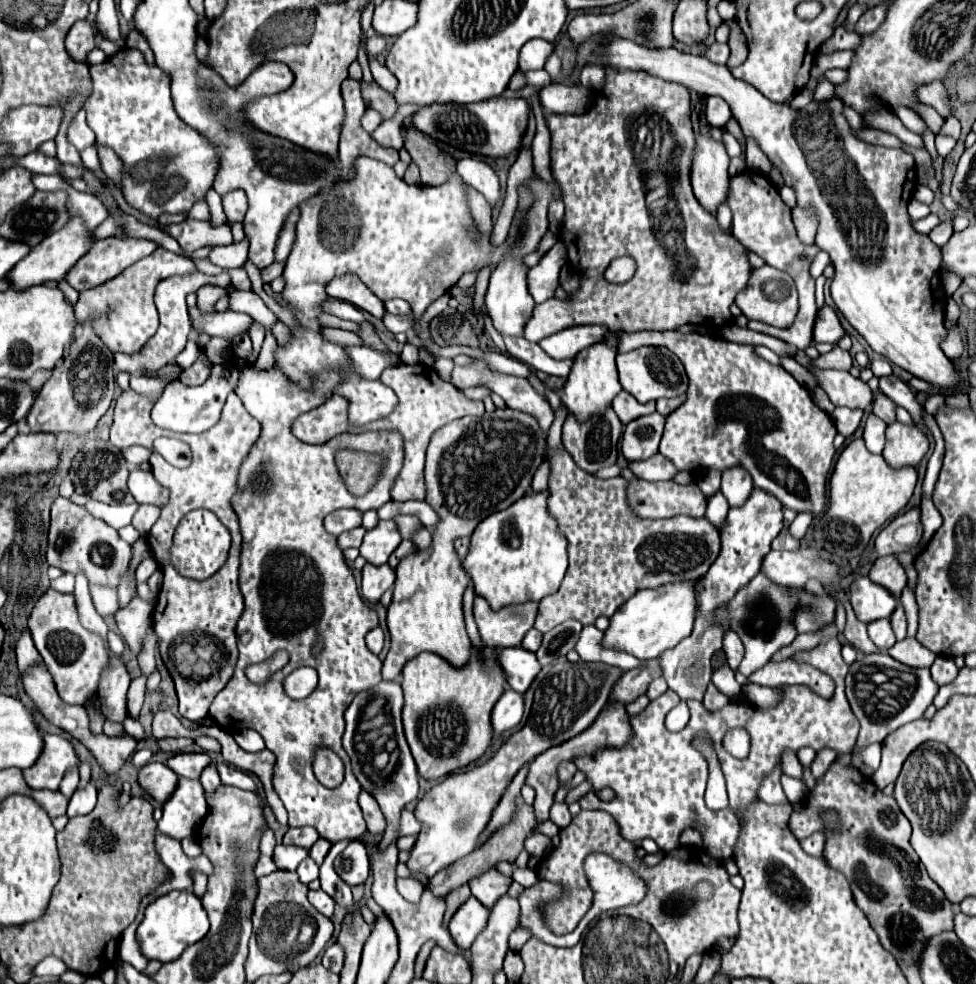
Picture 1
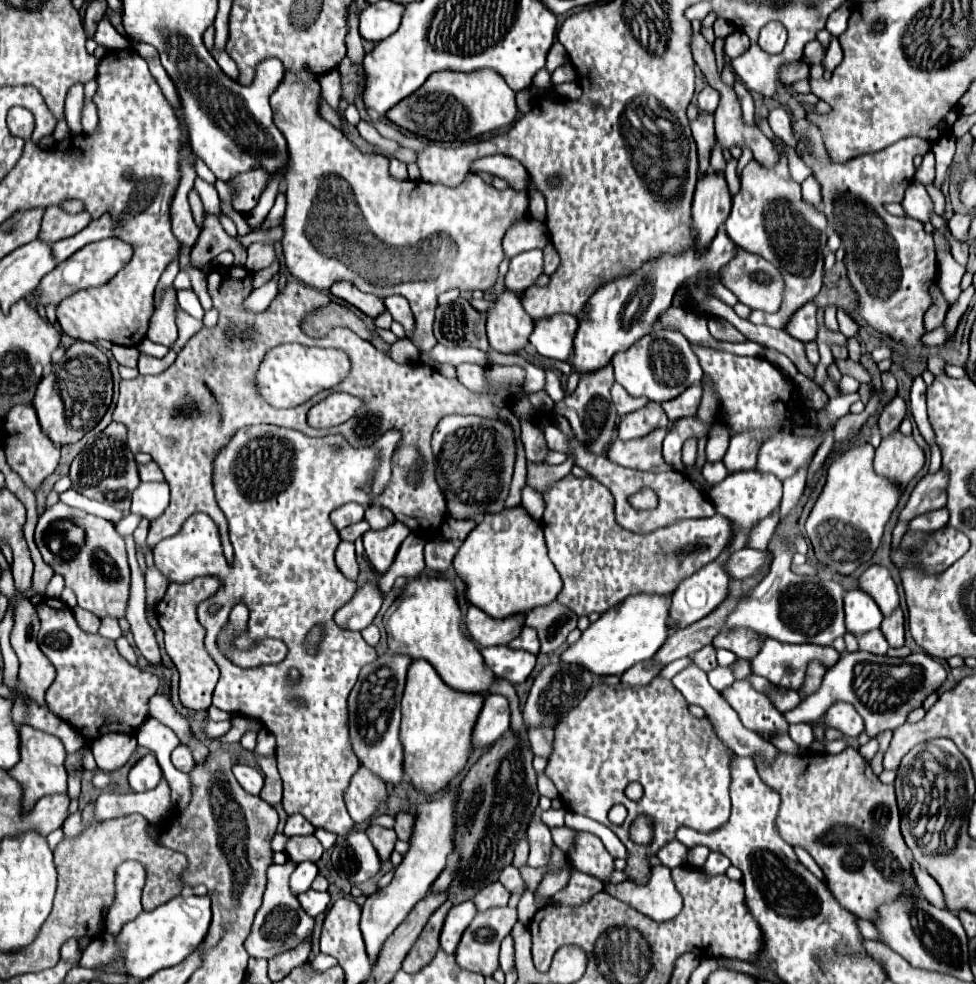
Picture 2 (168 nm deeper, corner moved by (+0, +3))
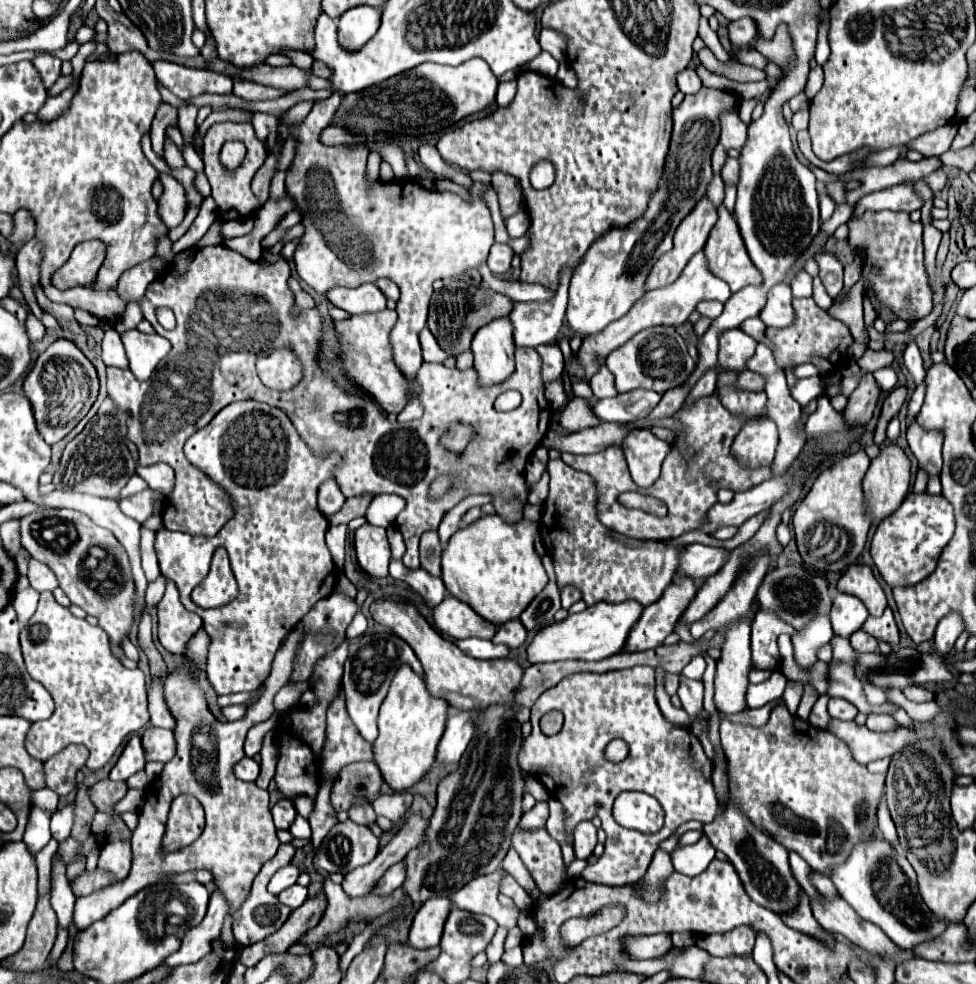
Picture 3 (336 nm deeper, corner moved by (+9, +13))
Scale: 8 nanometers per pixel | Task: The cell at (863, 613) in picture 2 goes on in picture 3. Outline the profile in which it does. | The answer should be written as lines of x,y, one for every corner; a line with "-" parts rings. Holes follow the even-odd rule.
839,593
835,597
833,609
831,609
831,625
835,635
851,637
855,631
861,629
867,617
869,617
869,611
857,597
845,595
845,593

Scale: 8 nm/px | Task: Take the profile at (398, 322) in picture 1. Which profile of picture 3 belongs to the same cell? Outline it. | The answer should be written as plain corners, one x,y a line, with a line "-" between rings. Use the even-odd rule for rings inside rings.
383,309
379,313
369,315
353,315
343,321
333,321
337,341
339,341
339,361
345,369
347,379
357,385
365,395
369,395
385,413
401,413
407,405
407,381
401,371
393,363
390,332
397,321
397,313
391,309

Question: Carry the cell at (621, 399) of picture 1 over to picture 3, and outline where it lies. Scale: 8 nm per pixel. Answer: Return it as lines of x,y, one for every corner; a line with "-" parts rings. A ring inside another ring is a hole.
601,365
601,371
597,371
597,375
593,375
593,377
589,379
589,387
593,389
593,395
595,395
597,399
615,397
615,395
617,395
613,373
611,373
605,365

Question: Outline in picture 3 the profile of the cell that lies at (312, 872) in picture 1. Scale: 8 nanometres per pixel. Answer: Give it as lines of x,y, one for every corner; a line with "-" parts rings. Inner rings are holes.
295,863
285,865
283,869
279,869
279,871
271,877
271,881
269,881
269,885
267,885
267,891
273,893
273,895
279,895
283,889
295,885
295,881
297,881
299,875
301,875
301,871
299,871
299,867
297,867

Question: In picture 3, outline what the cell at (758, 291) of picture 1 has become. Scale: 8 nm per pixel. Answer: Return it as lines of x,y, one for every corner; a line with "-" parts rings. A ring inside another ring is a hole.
723,205
719,209
719,221
711,229
707,245
703,251
707,255
709,269
713,271
713,275
723,279
731,287
731,293
737,293
739,289
743,289
747,285
759,285
761,283
761,273
753,267
753,263
745,251
745,243
741,239
741,233
737,231
737,221
731,217
731,213

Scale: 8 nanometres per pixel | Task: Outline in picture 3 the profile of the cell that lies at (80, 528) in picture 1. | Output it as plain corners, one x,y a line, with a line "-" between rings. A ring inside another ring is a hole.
47,509
21,519
21,545
33,559
43,561
53,569
55,577
59,579
59,587
73,605
99,619
99,625
109,635
113,657
121,659
125,655
123,639
129,635
131,625
135,623
135,581
131,575
129,557
115,535
95,525
81,511
-
63,527
69,531
63,533

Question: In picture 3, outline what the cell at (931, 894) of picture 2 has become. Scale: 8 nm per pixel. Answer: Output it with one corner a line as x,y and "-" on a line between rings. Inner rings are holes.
885,796
881,798
881,803
879,803
877,809
877,822
882,834
884,837
887,837
887,841
899,849
899,843
897,843
897,833
895,833
895,824
887,807

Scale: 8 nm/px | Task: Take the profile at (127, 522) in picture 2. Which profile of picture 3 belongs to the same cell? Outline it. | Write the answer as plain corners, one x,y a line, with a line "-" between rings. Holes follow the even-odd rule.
145,489
145,491
137,493
137,495
131,495
131,497
121,499
121,501
119,501
119,509
121,509
127,517
131,517
131,519
135,519
135,521
139,521
139,523
147,521
147,519
153,517
153,515
161,515
161,503
157,503
157,501
153,499
151,489

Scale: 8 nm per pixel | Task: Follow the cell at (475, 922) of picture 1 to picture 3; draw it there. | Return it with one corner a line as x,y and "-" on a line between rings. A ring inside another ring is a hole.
433,897
425,901
411,923
409,945
415,949
429,949
439,945
443,923
449,911
451,911
451,903
447,897

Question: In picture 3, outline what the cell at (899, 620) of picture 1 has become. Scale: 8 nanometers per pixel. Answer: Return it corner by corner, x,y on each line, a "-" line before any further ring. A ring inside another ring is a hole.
887,607
885,613
881,617
869,617
863,627
861,627
865,633
873,635
875,639
879,641
885,641
889,645
897,645
899,643
899,629
897,629
897,623
893,619
893,611

